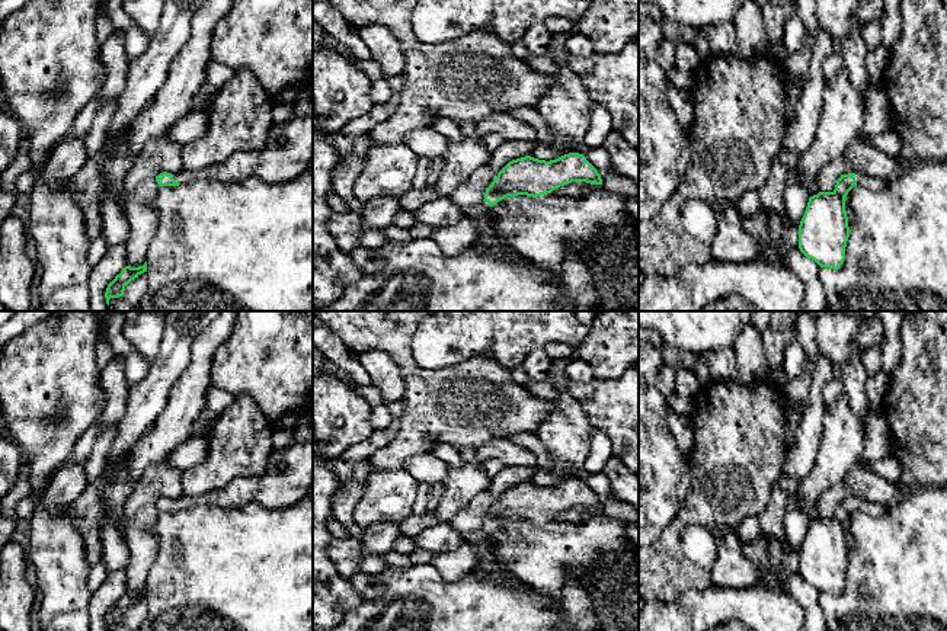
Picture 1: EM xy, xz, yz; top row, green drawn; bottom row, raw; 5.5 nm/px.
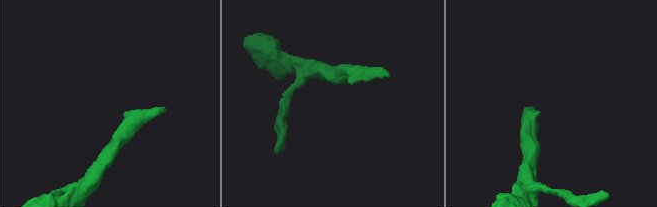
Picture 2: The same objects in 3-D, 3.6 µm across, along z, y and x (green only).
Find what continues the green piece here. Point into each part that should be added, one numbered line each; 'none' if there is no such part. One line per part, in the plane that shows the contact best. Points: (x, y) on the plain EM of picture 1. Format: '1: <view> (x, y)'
1: xz (543, 556)

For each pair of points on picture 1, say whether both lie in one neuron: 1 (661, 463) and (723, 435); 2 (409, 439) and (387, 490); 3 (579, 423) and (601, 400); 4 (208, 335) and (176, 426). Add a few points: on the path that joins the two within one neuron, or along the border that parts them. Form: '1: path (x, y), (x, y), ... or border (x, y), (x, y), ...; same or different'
1: border (687, 452), (691, 467), (691, 486); different
2: border (402, 467), (374, 470); different
3: border (568, 387), (568, 391), (592, 426); different
4: path (201, 358), (195, 383), (185, 403); same

